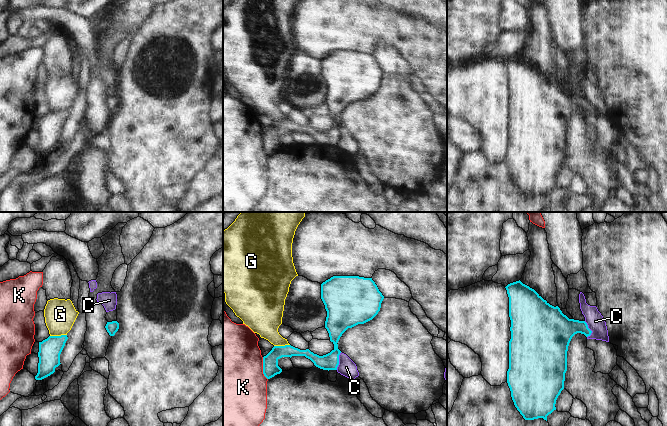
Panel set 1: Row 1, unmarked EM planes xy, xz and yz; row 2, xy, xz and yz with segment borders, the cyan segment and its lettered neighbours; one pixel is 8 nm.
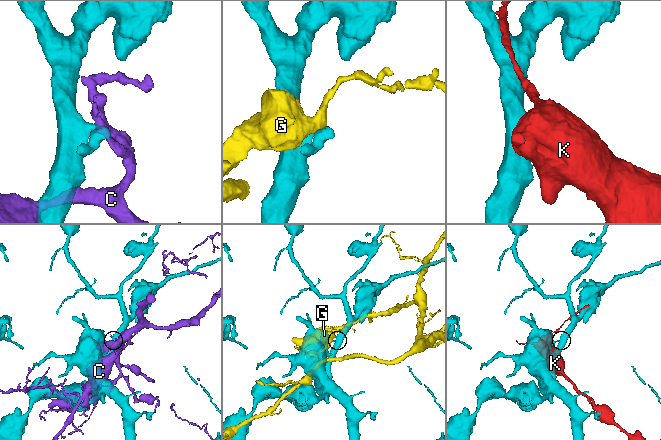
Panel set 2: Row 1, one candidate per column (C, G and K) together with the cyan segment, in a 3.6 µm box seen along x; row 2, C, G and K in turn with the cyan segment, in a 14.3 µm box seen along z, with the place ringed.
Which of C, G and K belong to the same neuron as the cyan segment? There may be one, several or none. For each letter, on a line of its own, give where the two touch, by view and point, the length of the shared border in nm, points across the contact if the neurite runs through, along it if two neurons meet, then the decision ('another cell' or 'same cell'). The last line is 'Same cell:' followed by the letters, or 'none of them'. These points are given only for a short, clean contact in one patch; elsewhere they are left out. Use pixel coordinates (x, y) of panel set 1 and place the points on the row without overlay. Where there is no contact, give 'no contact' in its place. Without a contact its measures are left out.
C: contact xz (338, 137); length 150 nm; another cell
G: contact xy (58, 112); length 140 nm; border xy (66, 110), (50, 112); another cell
K: contact xz (263, 144); length 190 nm; another cell
Same cell: none of them

